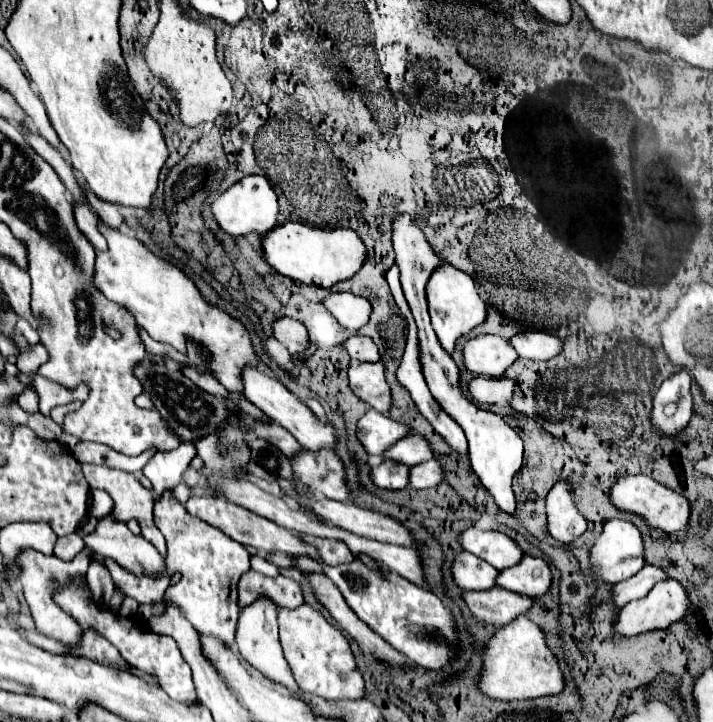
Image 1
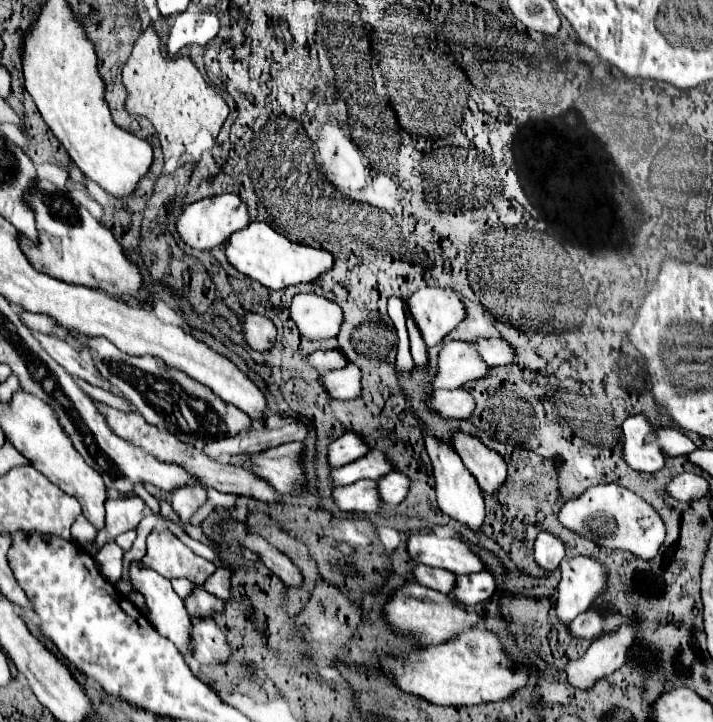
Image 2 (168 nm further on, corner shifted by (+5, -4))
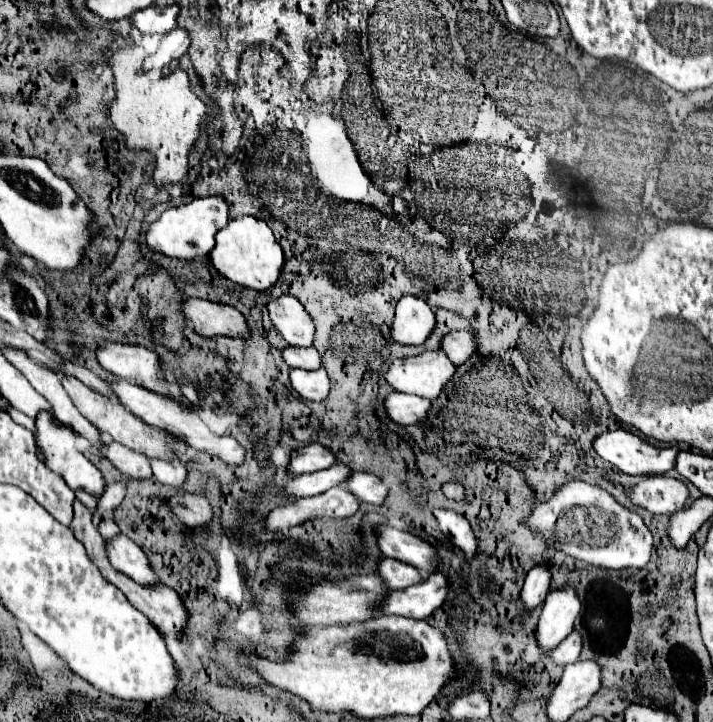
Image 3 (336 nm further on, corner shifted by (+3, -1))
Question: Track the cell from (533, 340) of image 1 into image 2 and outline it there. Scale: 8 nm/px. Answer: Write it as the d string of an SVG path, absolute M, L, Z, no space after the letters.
M491 338L491 340L477 340L475 346L479 348L479 354L487 364L491 366L501 366L501 364L511 364L517 358L517 350L511 342L503 338Z

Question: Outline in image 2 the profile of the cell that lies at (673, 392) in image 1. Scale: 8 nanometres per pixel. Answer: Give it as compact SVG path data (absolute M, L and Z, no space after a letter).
M643 412L629 416L623 424L623 432L625 432L623 458L627 460L627 464L633 470L639 470L639 472L657 472L663 468L665 456L685 456L695 450L693 440L689 436L685 436L683 430L673 428L673 426L653 428L653 424L647 420L647 416Z

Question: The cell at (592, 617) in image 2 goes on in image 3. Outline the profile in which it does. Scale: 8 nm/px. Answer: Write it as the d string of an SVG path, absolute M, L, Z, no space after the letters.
M571 633L553 653L551 653L551 659L555 665L569 665L569 663L575 663L579 659L579 653L581 653L581 637L579 633Z

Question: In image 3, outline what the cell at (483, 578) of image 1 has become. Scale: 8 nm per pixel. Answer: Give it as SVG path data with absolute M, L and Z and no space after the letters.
M387 557L377 559L377 575L383 579L387 589L403 589L405 585L417 585L417 581L425 581L415 567Z

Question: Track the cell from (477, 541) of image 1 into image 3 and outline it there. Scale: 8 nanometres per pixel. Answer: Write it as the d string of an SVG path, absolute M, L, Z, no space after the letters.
M379 525L375 527L375 537L377 537L377 547L385 557L409 563L421 571L429 571L429 573L435 571L437 553L419 535L389 525Z

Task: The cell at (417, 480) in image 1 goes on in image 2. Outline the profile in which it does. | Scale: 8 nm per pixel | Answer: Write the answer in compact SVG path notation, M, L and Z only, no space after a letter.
M399 470L389 472L387 476L383 476L383 480L379 480L379 494L383 502L391 502L391 504L401 504L409 492L411 486L411 478Z

